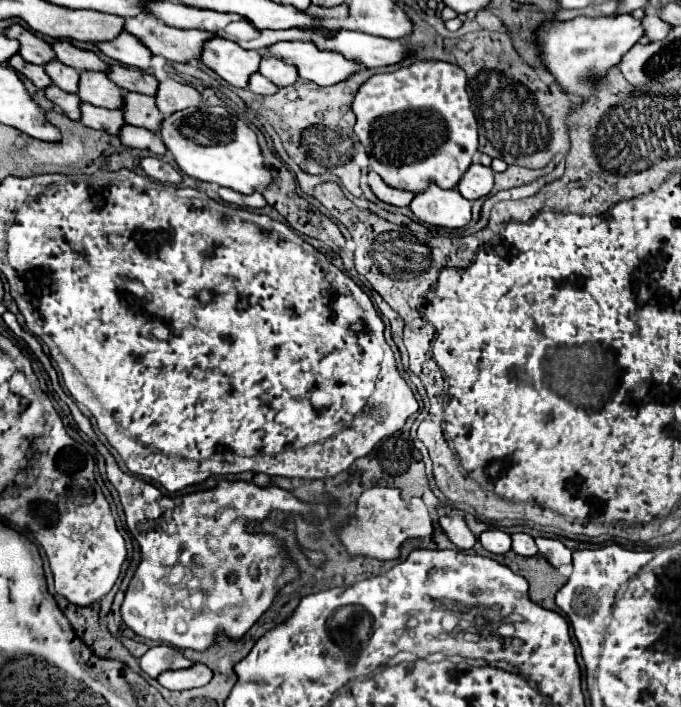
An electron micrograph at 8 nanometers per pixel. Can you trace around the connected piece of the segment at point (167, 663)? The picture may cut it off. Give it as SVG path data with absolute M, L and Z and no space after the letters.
M166 644L150 648L138 662L140 662L140 668L150 678L156 678L164 670L170 670L170 668L188 668L192 664L190 660L186 660L182 656L182 652L178 648L166 646Z

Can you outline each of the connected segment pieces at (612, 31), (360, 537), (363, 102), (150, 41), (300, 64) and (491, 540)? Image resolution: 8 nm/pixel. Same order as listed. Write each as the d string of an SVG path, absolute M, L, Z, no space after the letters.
M628 14L612 18L576 16L566 22L542 22L534 30L534 38L538 60L554 76L554 82L562 88L562 92L588 100L592 94L596 94L598 84L606 80L608 70L618 66L622 56L642 38L642 26L640 20L634 20Z
M374 486L364 490L358 498L356 514L352 522L340 532L340 540L348 548L350 556L370 556L378 560L398 558L400 546L408 538L424 538L432 534L432 518L426 504L420 498L404 500L398 488Z
M416 60L394 72L374 74L358 88L352 110L356 114L354 132L368 152L370 168L392 188L412 194L424 192L430 184L454 188L478 152L478 122L466 92L466 72L450 62Z
M144 14L126 18L124 30L138 36L146 48L170 62L188 62L192 58L198 58L202 42L212 38L210 32L178 30Z
M276 42L262 48L264 54L272 54L298 70L302 80L310 80L318 86L332 86L346 80L350 74L362 70L354 60L346 60L334 52L322 52L312 42Z
M486 530L480 534L480 544L492 554L506 554L512 546L512 540L502 530Z

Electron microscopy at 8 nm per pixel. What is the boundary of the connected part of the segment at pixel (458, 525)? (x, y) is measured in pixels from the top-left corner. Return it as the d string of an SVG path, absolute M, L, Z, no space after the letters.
M444 516L438 520L440 528L444 530L444 534L448 536L448 540L460 548L460 550L470 550L476 542L474 534L466 528L466 522L462 516Z

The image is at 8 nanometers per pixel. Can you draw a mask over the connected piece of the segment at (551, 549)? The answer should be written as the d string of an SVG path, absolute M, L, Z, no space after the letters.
M536 538L536 546L538 546L538 552L554 568L560 568L560 566L572 562L572 552L560 540L556 540L556 538Z

